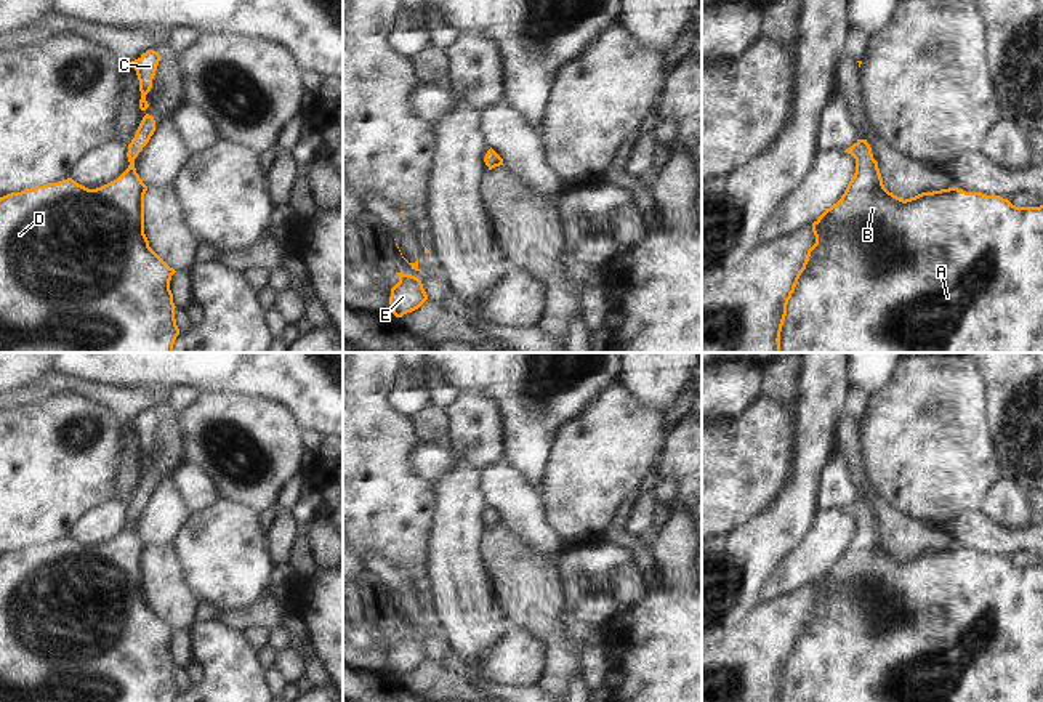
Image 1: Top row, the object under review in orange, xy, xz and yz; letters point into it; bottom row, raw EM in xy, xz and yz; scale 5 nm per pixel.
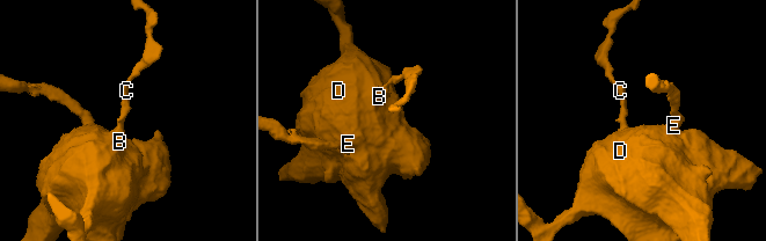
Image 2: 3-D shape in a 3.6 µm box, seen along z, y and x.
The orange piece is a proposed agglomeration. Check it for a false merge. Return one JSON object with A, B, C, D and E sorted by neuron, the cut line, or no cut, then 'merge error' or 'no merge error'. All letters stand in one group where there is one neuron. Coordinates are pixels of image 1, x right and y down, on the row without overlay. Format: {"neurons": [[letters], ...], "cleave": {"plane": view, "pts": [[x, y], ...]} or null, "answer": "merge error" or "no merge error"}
{"neurons": [["A", "B", "C", "D", "E"]], "cleave": null, "answer": "no merge error"}

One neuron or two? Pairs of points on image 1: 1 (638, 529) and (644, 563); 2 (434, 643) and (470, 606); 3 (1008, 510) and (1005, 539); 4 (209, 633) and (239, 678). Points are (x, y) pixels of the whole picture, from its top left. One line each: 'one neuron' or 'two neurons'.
1: two neurons
2: two neurons
3: two neurons
4: one neuron

